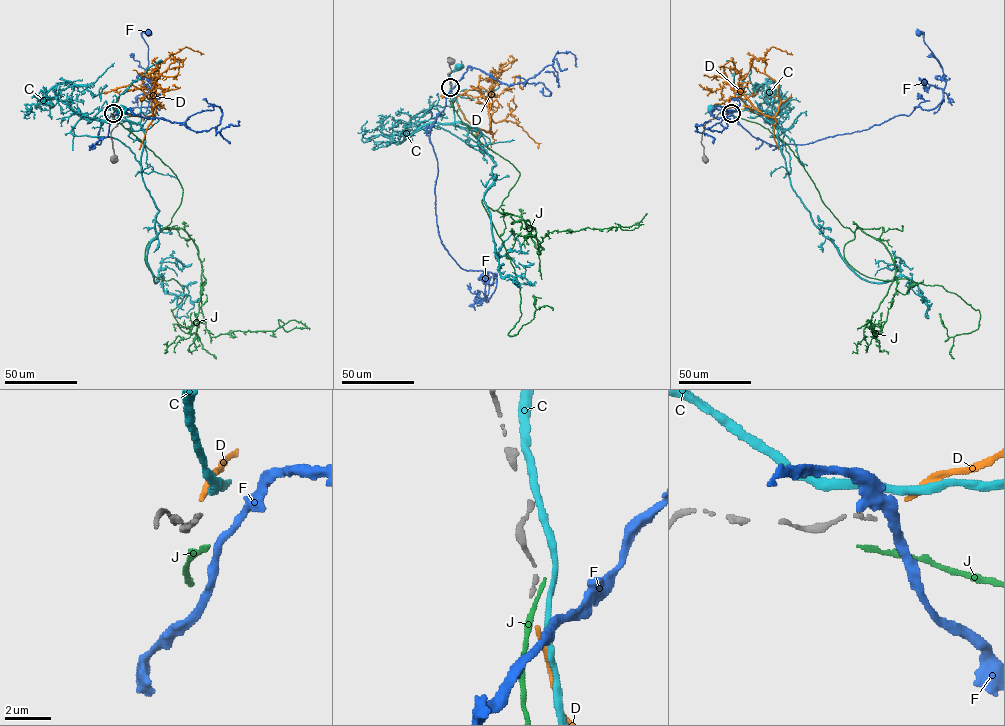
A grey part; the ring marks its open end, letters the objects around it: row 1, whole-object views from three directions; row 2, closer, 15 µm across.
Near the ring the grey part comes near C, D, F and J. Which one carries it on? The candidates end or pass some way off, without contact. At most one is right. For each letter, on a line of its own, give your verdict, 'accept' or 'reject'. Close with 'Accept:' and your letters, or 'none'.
C: reject
D: reject
F: reject
J: reject
Accept: none

